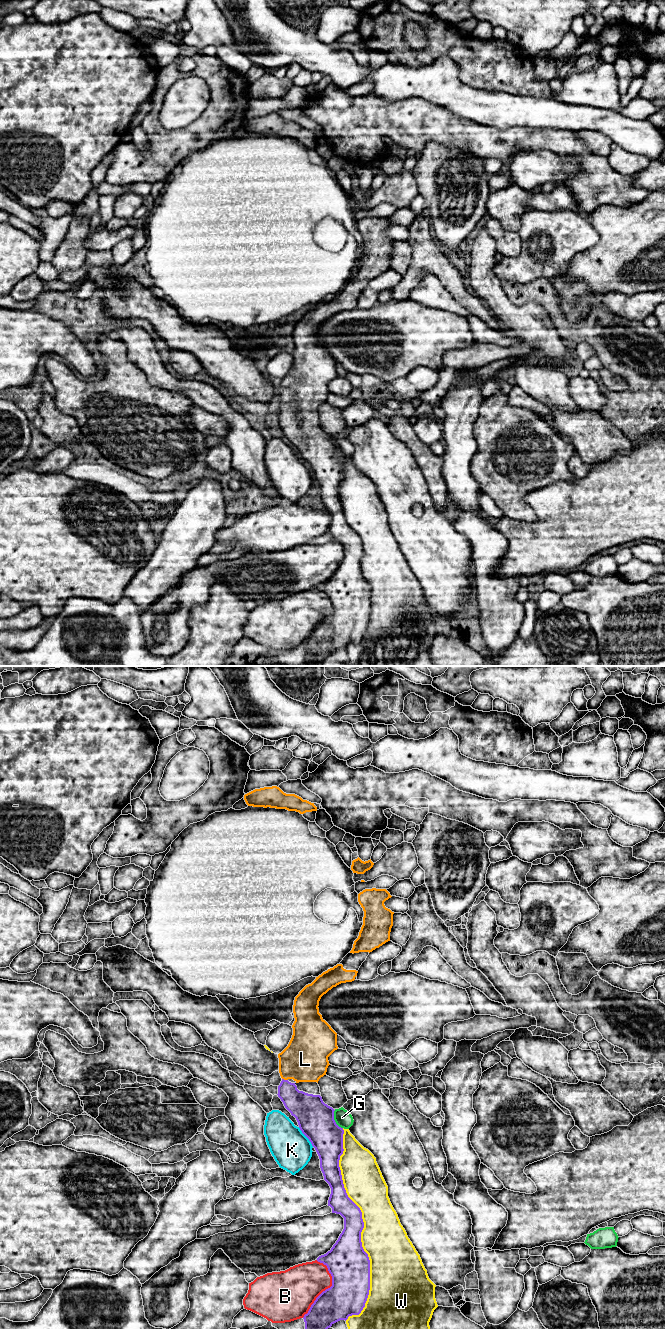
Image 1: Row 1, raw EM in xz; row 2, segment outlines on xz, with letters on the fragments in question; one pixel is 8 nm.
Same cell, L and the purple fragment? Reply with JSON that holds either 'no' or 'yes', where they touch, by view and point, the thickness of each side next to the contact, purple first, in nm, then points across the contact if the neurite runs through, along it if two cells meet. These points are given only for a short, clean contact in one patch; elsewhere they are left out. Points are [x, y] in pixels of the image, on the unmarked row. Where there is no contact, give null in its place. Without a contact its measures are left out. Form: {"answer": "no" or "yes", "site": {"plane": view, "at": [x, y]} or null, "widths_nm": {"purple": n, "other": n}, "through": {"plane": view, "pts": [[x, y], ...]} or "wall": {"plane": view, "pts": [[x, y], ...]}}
{"answer": "yes", "site": {"plane": "xz", "at": [285, 408]}, "widths_nm": {"purple": 220, "other": 360}, "through": {"plane": "xz", "pts": [[301, 433], [286, 418], [285, 408], [305, 387]]}}

